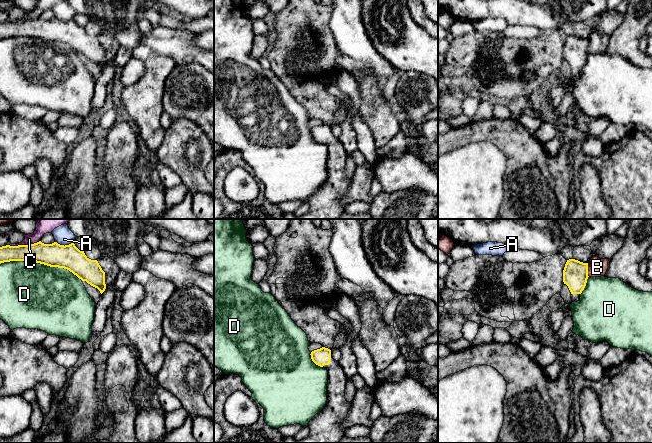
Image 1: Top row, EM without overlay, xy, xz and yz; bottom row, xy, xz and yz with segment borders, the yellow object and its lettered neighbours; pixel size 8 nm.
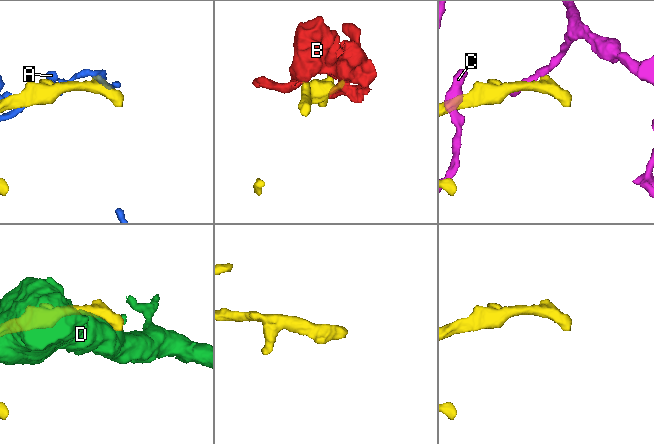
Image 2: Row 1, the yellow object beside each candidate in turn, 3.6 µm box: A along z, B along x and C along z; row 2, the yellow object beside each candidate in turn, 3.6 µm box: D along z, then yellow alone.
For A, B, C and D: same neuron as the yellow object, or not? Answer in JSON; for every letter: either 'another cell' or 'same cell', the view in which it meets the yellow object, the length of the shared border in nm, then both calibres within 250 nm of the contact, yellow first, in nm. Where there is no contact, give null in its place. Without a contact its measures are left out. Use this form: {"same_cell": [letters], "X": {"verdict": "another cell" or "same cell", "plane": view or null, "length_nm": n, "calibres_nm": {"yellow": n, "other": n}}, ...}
{"same_cell": [], "A": {"verdict": "another cell", "plane": "xy", "length_nm": 140, "calibres_nm": {"yellow": 200, "other": 150}}, "B": {"verdict": "another cell", "plane": "yz", "length_nm": 110, "calibres_nm": {"yellow": 200, "other": 150}}, "C": {"verdict": "another cell", "plane": "xy", "length_nm": 260, "calibres_nm": {"yellow": 190, "other": 140}}, "D": {"verdict": "another cell", "plane": "xy", "length_nm": 700, "calibres_nm": {"yellow": 200, "other": 500}}}

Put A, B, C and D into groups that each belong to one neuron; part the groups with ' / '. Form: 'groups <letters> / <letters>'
groups A / B / C / D

